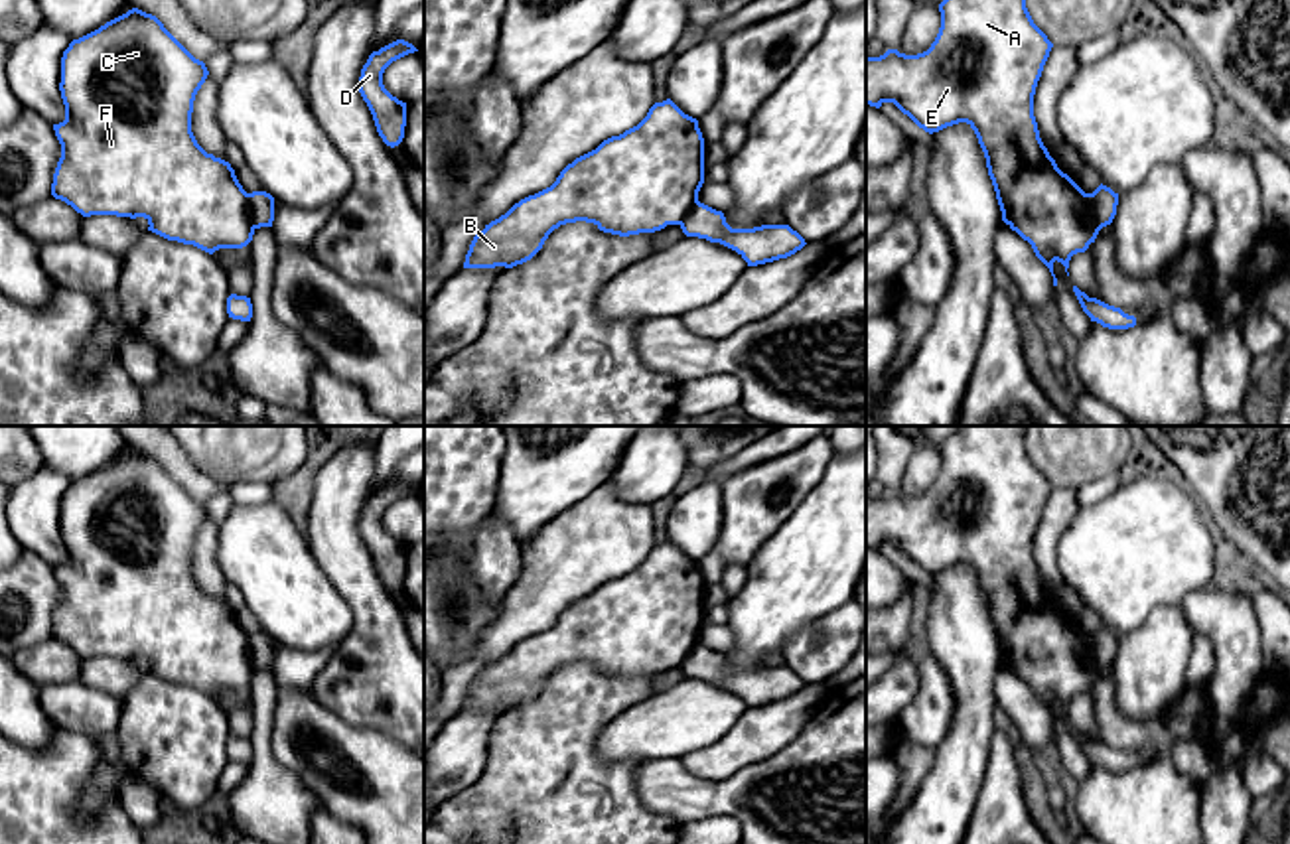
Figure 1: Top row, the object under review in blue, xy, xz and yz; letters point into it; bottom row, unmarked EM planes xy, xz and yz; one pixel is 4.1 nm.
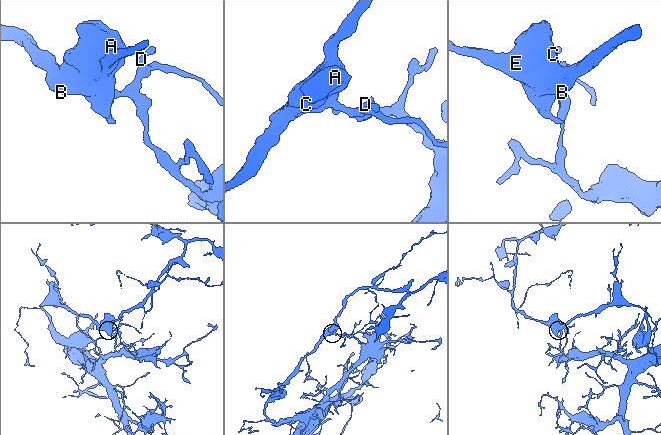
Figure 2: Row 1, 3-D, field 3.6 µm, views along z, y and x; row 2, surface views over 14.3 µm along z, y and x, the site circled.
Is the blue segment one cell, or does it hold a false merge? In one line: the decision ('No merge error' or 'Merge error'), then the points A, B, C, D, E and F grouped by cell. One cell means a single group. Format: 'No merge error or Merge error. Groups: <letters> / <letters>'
Merge error. Groups: A B C E F / D

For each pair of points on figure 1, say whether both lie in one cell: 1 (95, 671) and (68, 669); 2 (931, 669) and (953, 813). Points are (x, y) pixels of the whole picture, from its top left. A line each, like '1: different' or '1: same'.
1: different
2: different

